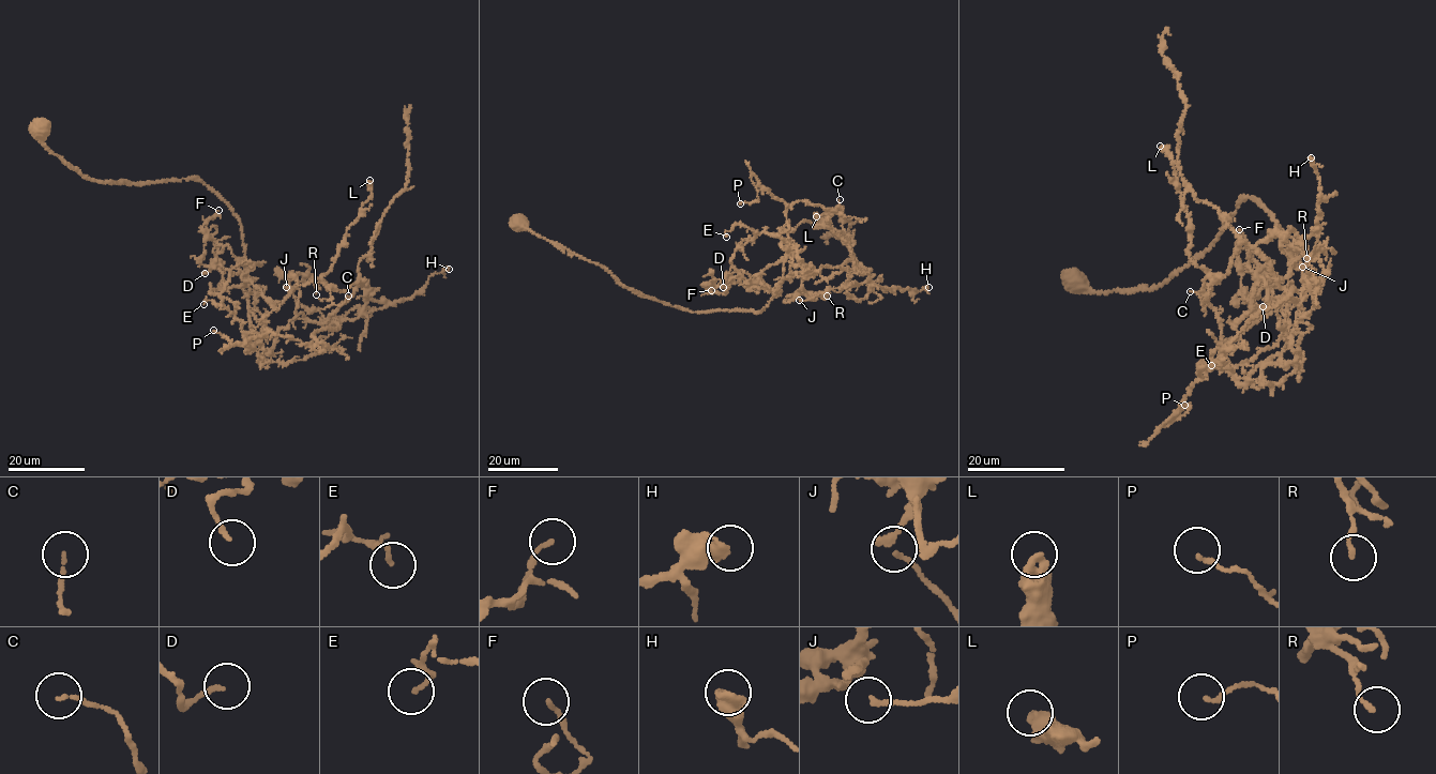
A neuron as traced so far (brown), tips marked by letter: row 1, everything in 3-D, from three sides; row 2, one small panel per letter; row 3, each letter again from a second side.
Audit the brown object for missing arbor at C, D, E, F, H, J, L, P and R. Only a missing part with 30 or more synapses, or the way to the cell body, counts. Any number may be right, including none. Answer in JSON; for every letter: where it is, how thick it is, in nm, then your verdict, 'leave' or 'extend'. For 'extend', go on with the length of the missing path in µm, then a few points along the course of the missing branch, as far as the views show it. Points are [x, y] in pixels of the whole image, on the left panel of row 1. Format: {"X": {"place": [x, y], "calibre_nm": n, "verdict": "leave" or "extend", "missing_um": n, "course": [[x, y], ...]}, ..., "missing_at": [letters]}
{"C": {"place": [348, 296], "calibre_nm": 120, "verdict": "leave"}, "D": {"place": [205, 273], "calibre_nm": 140, "verdict": "leave"}, "E": {"place": [203, 304], "calibre_nm": 110, "verdict": "leave"}, "F": {"place": [218, 210], "calibre_nm": 150, "verdict": "leave"}, "H": {"place": [449, 269], "calibre_nm": 400, "verdict": "leave"}, "J": {"place": [286, 287], "calibre_nm": 110, "verdict": "leave"}, "L": {"place": [369, 180], "calibre_nm": 360, "verdict": "leave"}, "P": {"place": [213, 330], "calibre_nm": 140, "verdict": "leave"}, "R": {"place": [316, 294], "calibre_nm": 140, "verdict": "leave"}, "missing_at": []}

